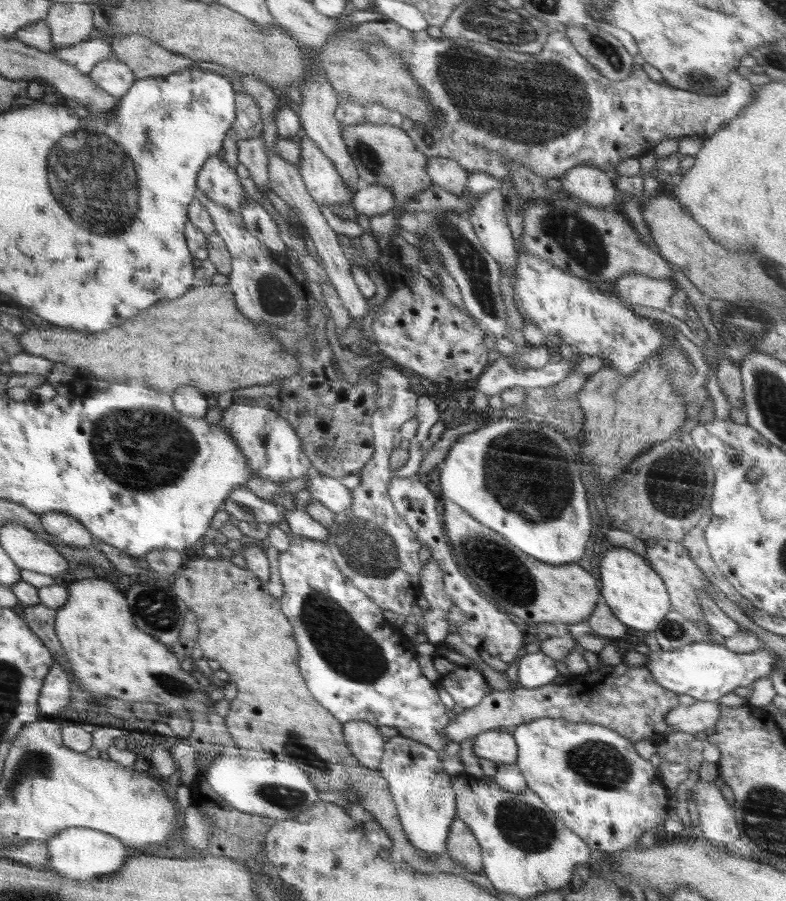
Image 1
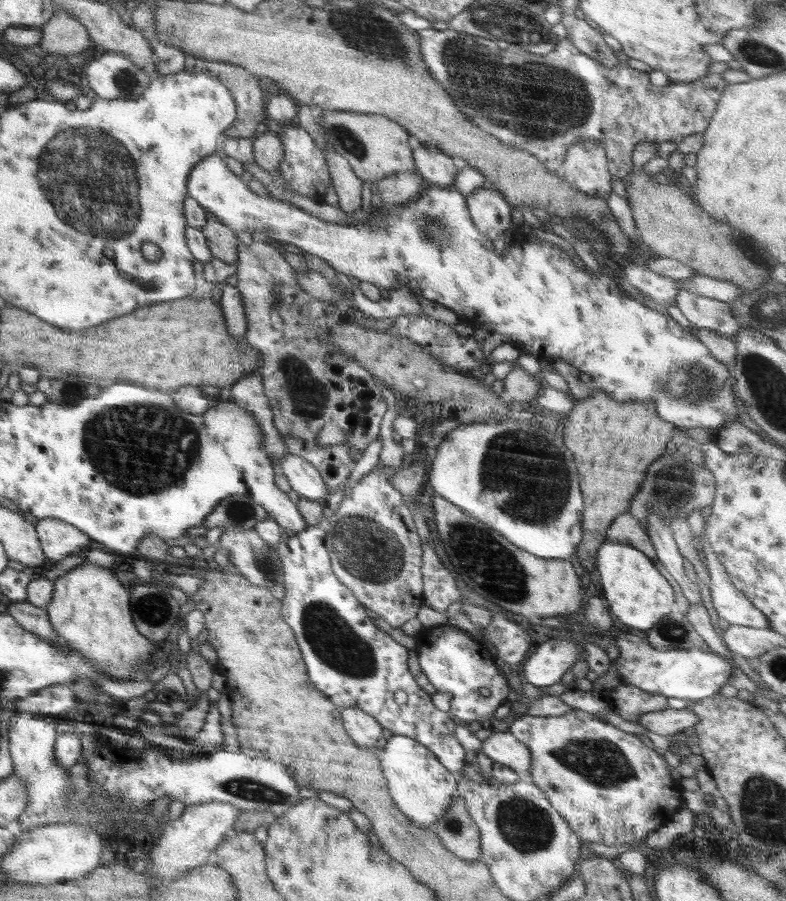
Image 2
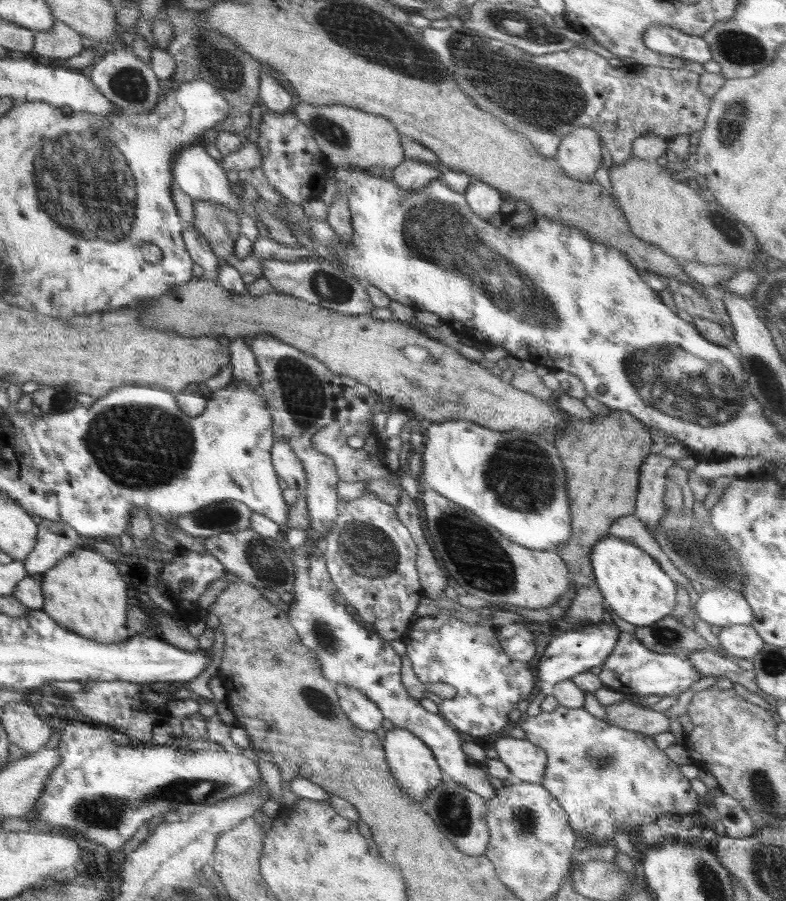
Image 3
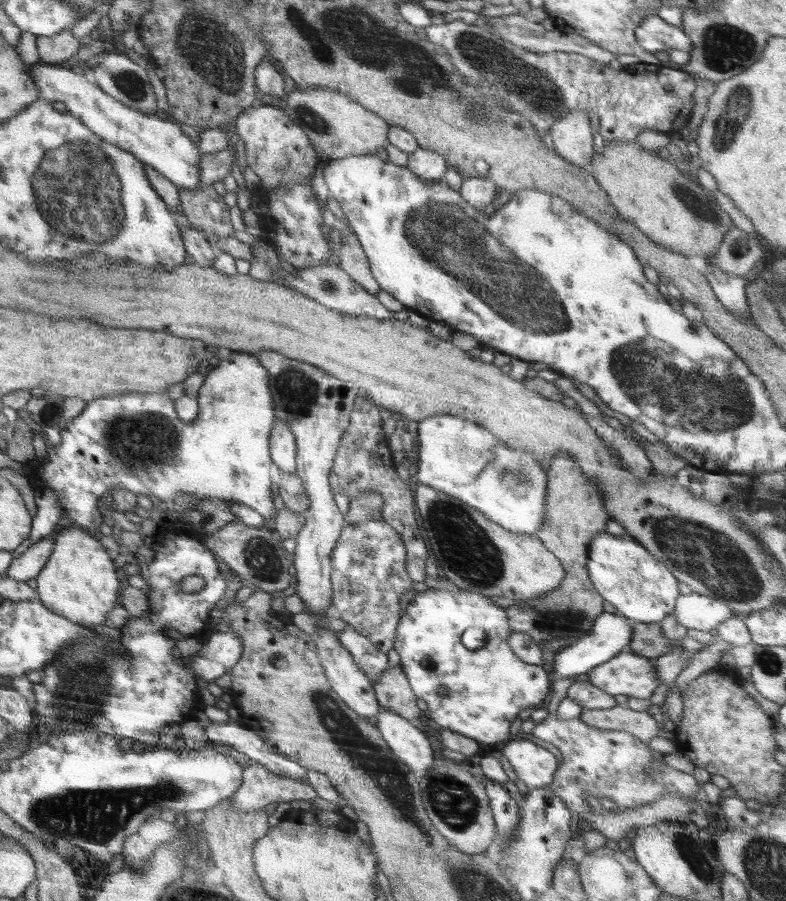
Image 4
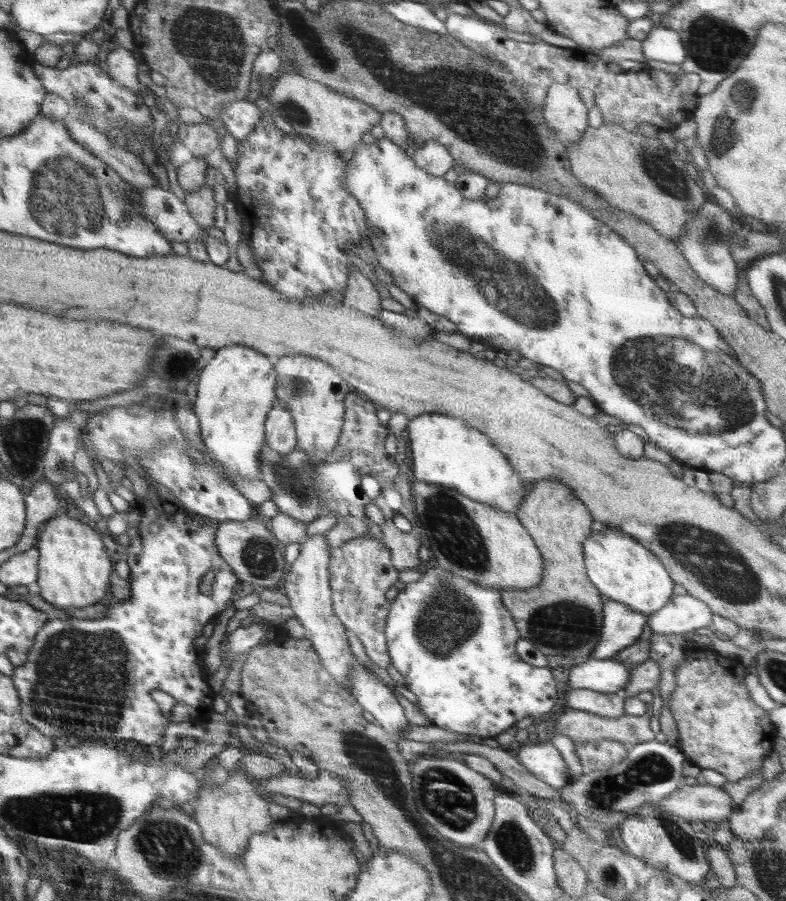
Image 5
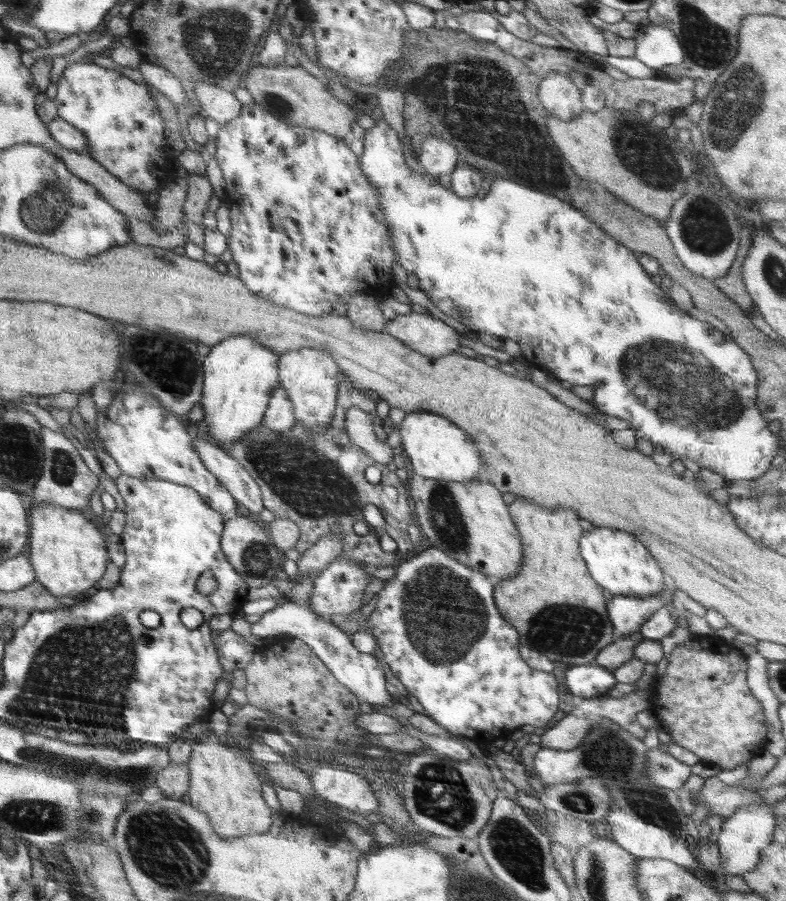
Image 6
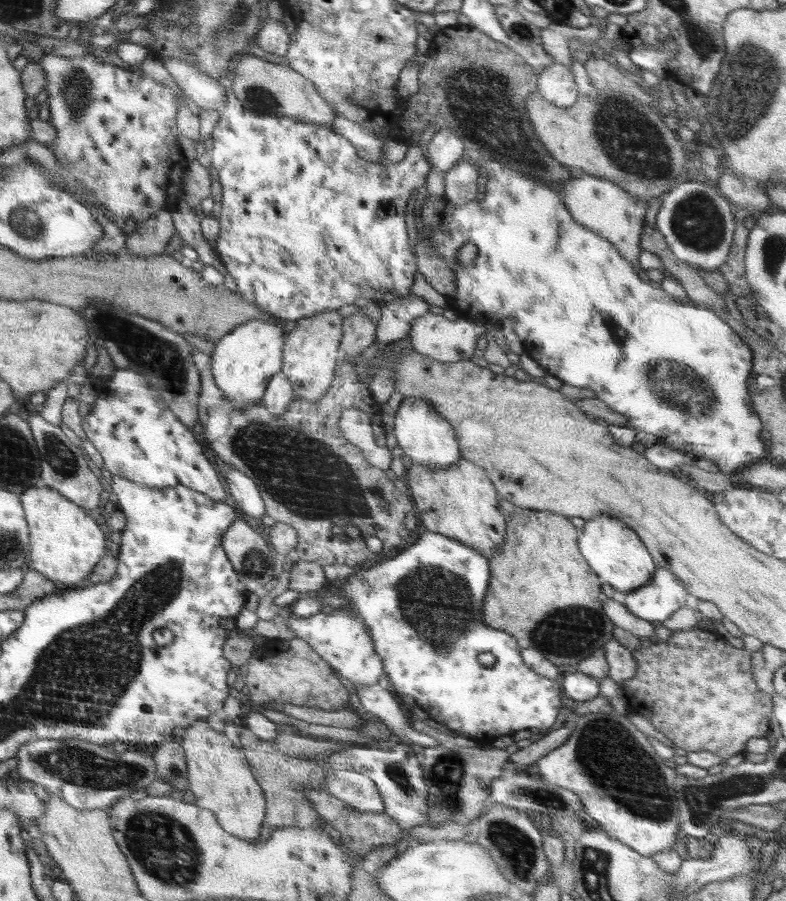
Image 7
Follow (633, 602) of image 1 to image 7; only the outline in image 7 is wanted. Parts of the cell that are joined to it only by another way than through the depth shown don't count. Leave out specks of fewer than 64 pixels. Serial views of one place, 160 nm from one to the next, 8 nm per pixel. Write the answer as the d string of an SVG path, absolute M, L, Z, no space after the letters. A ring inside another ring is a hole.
M602 513L585 522L583 529L580 530L578 548L602 583L608 583L614 590L623 593L643 587L658 567L638 534L625 522L620 522L609 514Z

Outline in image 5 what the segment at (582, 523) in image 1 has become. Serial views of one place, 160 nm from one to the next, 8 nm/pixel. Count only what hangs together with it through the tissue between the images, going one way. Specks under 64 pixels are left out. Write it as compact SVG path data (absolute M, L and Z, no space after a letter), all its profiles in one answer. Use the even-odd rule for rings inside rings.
M440 413L412 418L406 428L414 463L413 480L446 486L472 500L516 514L528 490L524 494L526 485L522 477L514 473L509 459L490 443L486 434Z

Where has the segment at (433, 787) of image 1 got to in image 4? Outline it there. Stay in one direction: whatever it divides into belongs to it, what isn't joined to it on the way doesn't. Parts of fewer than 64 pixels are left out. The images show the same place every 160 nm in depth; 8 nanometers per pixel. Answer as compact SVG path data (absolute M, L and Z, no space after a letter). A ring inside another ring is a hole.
M382 706L377 720L377 728L388 743L389 749L417 775L437 766L432 744L420 726Z

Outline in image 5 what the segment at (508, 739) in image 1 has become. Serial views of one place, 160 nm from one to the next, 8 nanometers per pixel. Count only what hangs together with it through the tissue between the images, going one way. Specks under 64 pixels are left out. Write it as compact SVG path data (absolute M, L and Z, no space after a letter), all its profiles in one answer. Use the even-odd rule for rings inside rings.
M551 741L526 742L516 753L520 764L548 786L558 790L569 782L568 765Z

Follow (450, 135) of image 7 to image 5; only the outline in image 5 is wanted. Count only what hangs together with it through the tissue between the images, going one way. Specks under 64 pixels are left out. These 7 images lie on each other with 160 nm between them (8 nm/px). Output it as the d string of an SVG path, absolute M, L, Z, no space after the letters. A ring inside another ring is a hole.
M426 141L415 147L413 161L428 174L443 177L454 168L453 158L443 144L436 141Z

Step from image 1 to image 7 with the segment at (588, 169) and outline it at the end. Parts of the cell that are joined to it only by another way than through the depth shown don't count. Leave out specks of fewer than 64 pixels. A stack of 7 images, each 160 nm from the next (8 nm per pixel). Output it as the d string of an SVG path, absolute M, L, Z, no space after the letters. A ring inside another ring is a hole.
M554 63L546 66L537 78L537 92L548 102L566 108L572 106L579 97L575 74L568 67Z

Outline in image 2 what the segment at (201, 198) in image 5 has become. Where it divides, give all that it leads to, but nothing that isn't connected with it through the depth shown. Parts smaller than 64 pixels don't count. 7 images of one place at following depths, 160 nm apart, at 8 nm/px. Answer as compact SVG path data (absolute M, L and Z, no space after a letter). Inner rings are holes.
M213 214L206 215L202 234L206 237L207 245L213 258L218 258L225 263L236 263L238 258L238 240L235 232L227 227Z

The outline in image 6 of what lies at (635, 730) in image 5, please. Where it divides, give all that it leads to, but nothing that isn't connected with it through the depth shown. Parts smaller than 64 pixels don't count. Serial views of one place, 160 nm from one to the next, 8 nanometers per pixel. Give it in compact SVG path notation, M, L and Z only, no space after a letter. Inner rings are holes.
M566 714L544 733L539 745L554 750L572 750L585 739L593 724L589 719Z

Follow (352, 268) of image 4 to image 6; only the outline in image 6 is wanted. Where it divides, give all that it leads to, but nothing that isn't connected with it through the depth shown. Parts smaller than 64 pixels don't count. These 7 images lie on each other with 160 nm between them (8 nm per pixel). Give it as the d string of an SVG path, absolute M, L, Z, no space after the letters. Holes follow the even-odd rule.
M364 292L352 293L347 297L347 315L362 330L383 332L387 320L381 311L379 299Z

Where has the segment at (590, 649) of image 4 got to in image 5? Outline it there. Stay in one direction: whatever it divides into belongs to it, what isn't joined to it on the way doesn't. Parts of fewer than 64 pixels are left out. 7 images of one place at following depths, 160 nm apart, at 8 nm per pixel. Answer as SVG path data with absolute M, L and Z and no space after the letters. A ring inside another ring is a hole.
M608 601L603 606L603 627L590 659L612 659L615 654L634 644L647 624L647 617L621 602Z

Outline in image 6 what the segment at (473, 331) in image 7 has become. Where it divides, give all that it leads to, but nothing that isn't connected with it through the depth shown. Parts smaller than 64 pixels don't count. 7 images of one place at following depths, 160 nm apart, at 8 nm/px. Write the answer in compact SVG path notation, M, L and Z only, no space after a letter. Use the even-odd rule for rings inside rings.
M428 312L397 316L387 321L383 332L432 358L454 354L461 345L461 334Z

